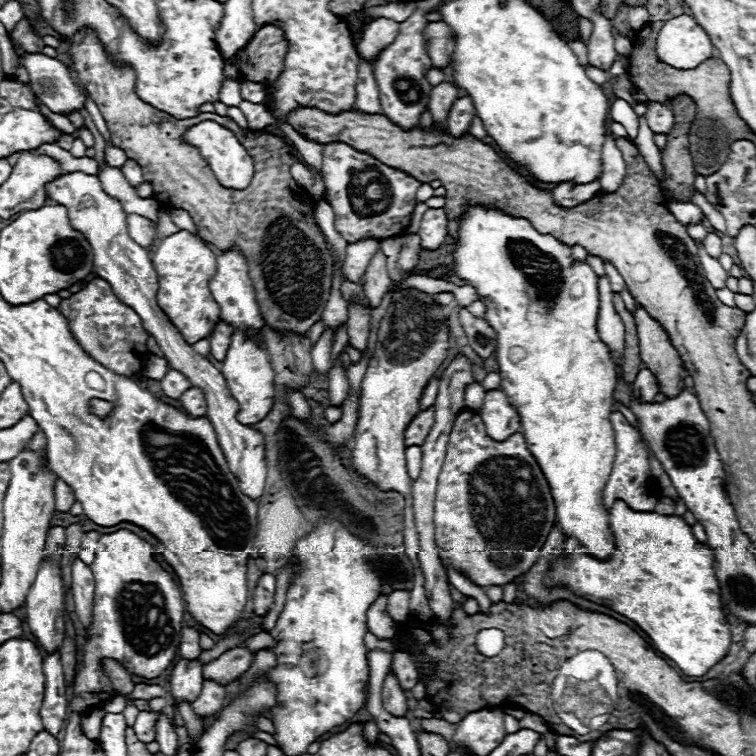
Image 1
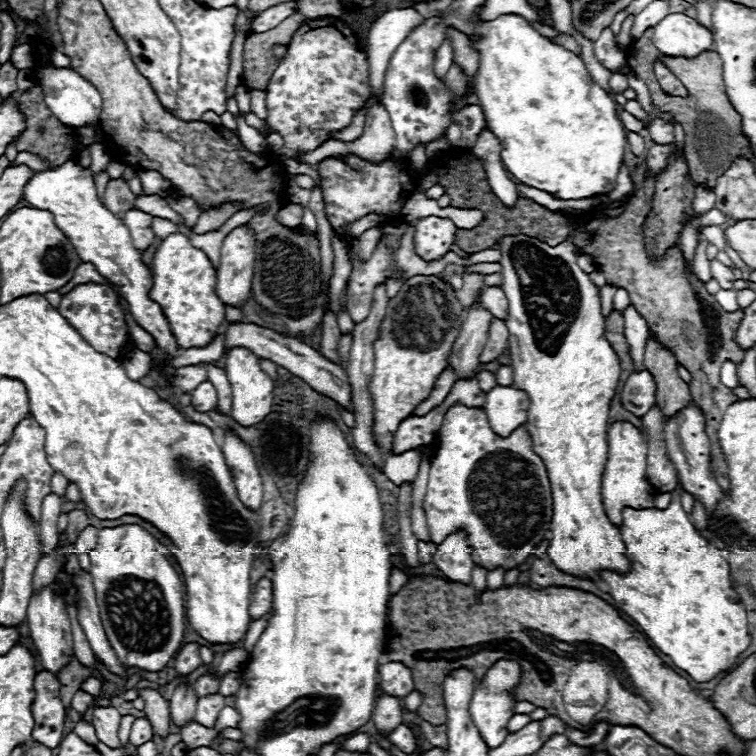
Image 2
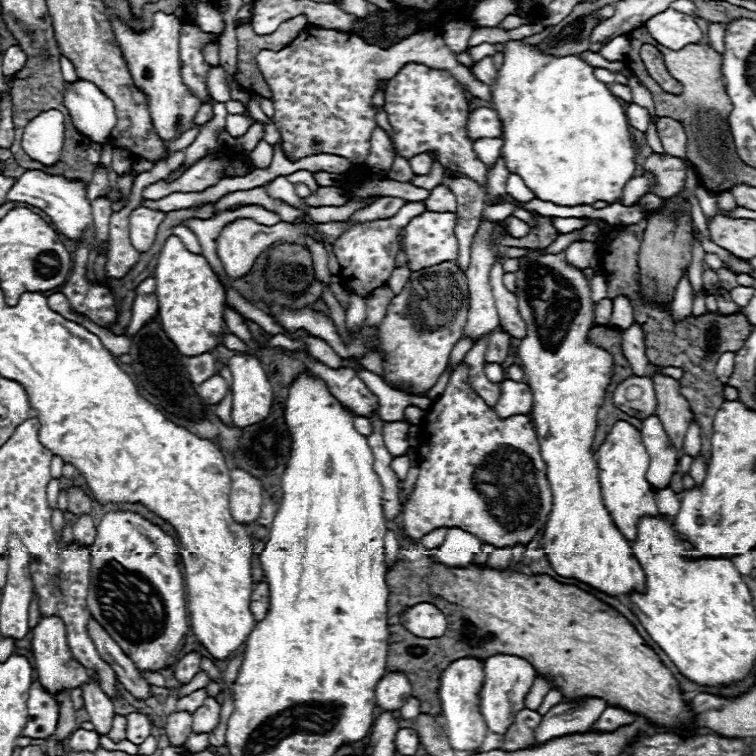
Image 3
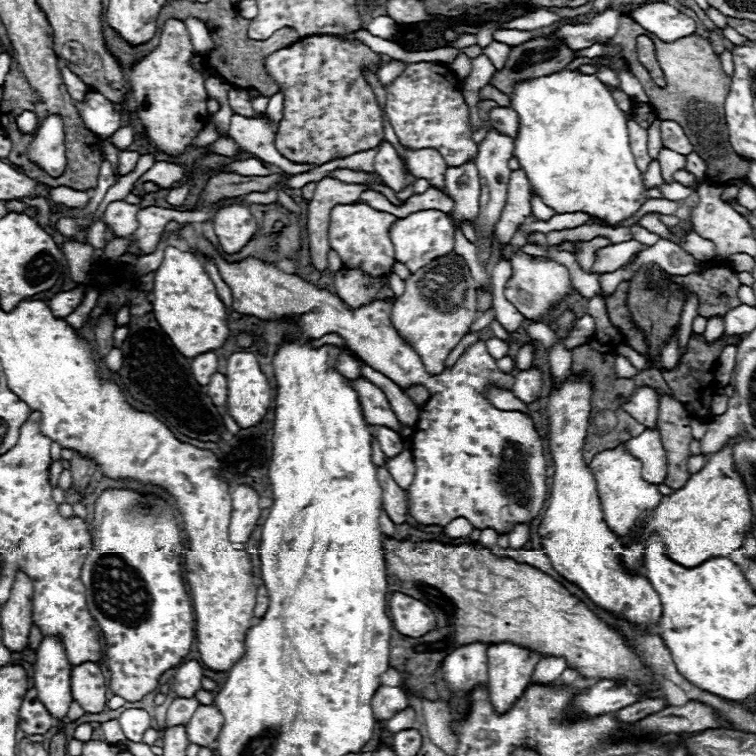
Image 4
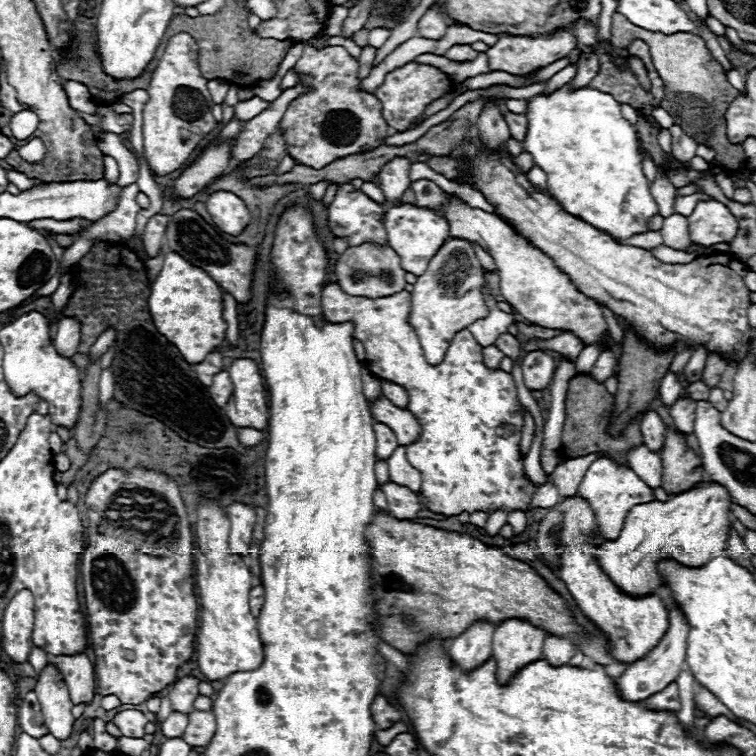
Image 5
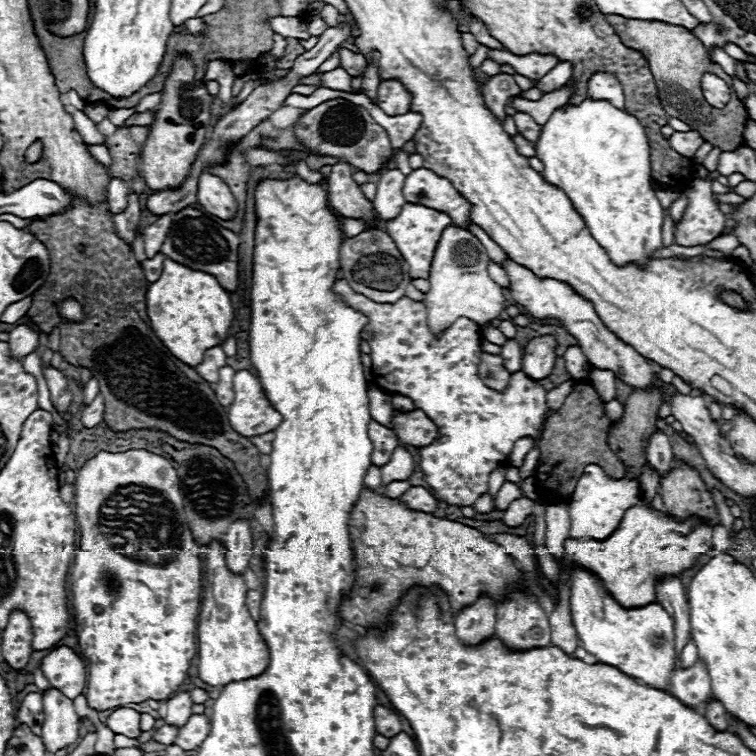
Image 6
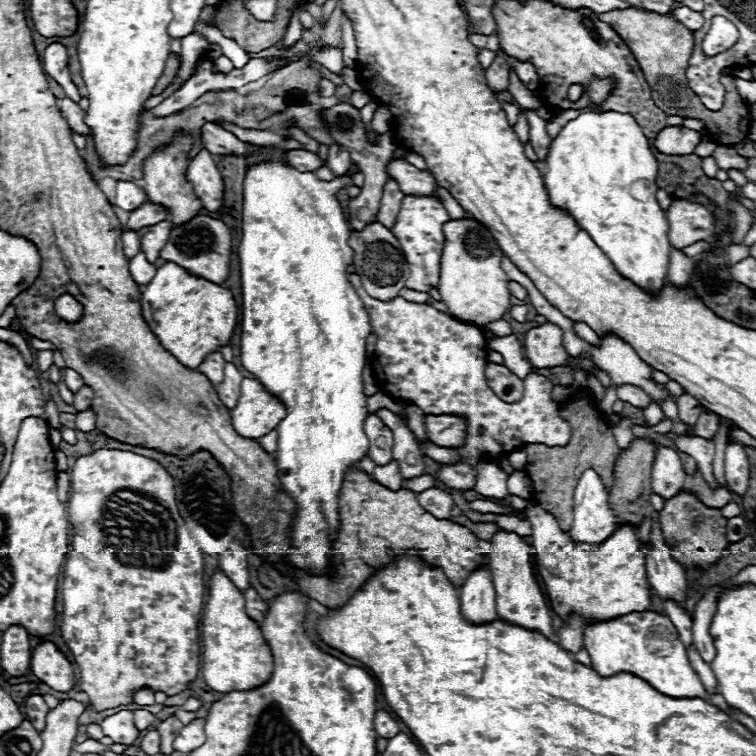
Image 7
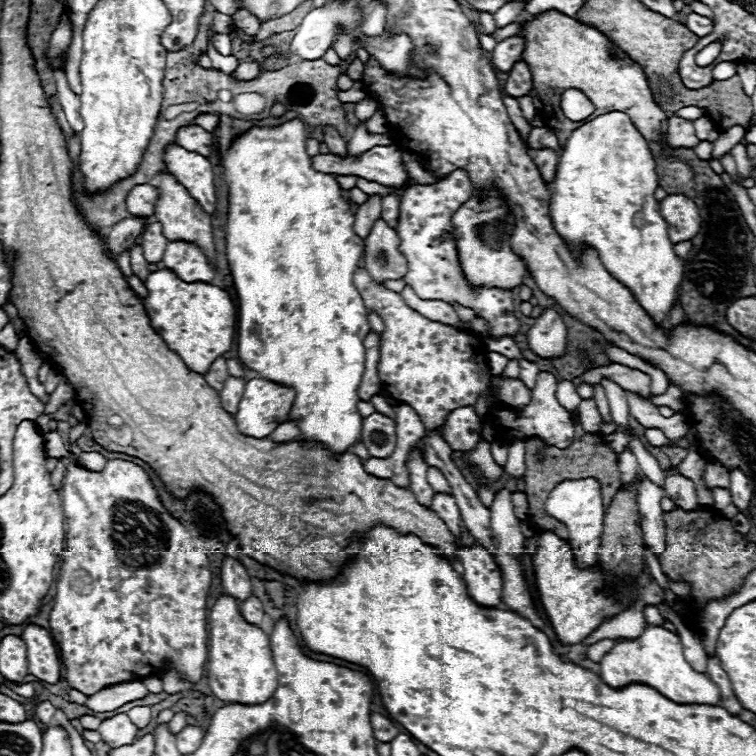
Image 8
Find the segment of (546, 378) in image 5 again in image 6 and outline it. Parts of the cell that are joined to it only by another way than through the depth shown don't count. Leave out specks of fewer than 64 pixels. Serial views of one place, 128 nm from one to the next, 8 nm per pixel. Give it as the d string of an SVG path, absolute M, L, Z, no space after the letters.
M538 336L528 342L522 356L522 372L526 372L532 380L542 380L552 374L552 364L556 362L556 340L554 336Z

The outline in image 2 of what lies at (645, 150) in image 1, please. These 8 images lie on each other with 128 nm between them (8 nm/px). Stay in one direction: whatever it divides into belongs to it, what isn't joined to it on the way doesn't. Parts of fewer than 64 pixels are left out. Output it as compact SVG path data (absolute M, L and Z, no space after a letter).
M628 100L626 102L626 106L624 106L624 110L628 110L630 114L634 114L642 124L644 124L644 128L646 128L646 122L648 122L648 114L642 110L642 106L636 102L636 100Z

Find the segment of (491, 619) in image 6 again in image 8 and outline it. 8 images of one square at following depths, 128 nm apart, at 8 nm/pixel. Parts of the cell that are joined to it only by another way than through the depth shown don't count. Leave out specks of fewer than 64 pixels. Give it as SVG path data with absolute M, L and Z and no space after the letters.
M470 548L462 554L462 566L468 596L478 606L496 608L502 594L502 574L494 558L482 548Z

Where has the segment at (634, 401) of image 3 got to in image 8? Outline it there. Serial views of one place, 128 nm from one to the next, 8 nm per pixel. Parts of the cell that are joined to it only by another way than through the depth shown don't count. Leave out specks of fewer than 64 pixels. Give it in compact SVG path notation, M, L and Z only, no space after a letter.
M672 466L664 470L664 494L670 500L674 500L674 504L678 508L686 508L686 510L700 508L700 504L696 500L696 488L694 488L692 480L688 480L680 472L672 470Z

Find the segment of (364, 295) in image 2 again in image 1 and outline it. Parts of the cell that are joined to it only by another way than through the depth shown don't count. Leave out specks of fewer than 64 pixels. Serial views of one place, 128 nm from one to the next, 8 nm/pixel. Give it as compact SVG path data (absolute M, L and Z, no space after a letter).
M350 306L348 308L348 322L346 322L346 326L348 326L348 344L354 346L360 352L366 350L368 322L370 322L370 310L364 310L360 306Z

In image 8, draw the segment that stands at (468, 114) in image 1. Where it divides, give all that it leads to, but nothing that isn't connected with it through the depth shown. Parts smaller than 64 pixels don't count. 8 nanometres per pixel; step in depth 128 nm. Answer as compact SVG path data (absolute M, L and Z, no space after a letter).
M540 148L540 150L534 150L530 156L532 156L534 164L538 166L542 178L550 184L550 180L554 178L554 168L558 166L558 154L550 148Z

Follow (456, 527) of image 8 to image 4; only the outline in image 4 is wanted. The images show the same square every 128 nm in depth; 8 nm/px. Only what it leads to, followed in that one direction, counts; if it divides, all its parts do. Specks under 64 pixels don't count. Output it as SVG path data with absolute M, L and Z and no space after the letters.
M378 466L378 480L382 486L382 502L384 502L384 512L394 524L404 524L408 518L408 500L406 492L394 482L388 466Z

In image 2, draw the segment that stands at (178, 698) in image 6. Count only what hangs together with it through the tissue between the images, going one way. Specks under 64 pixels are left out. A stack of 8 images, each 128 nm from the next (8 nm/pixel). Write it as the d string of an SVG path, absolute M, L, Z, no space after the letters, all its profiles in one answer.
M190 642L190 644L184 644L176 656L176 672L182 674L182 676L188 676L192 670L196 670L202 660L200 660L200 644L196 642Z

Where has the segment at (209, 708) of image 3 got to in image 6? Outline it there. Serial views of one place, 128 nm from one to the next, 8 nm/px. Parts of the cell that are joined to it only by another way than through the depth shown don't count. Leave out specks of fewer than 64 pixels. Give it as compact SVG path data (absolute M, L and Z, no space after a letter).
M192 714L188 722L180 728L178 740L174 740L174 744L186 750L196 750L206 740L208 734L210 734L210 718L206 714Z

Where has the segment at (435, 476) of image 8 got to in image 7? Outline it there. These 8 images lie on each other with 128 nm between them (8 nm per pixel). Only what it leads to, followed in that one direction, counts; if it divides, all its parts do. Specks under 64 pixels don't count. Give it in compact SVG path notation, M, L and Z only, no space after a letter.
M418 476L418 478L412 478L412 480L402 480L402 488L412 490L412 492L422 492L426 488L432 488L432 486L436 486L432 476Z

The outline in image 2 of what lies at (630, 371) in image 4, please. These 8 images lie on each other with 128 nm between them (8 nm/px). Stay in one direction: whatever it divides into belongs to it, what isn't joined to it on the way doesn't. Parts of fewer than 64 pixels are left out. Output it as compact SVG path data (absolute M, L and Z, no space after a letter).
M630 304L624 312L626 318L626 342L630 348L630 356L634 358L636 370L642 370L644 366L644 344L648 336L648 326L646 320L636 312L636 308Z

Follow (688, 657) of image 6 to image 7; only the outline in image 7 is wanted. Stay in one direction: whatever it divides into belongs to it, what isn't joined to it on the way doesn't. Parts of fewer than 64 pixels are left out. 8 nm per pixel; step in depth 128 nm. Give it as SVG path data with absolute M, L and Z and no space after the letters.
M666 602L664 604L664 612L670 616L672 624L676 626L678 634L680 634L680 640L686 644L686 648L690 646L692 642L692 618L686 614L684 608L680 608L678 604L670 604Z

